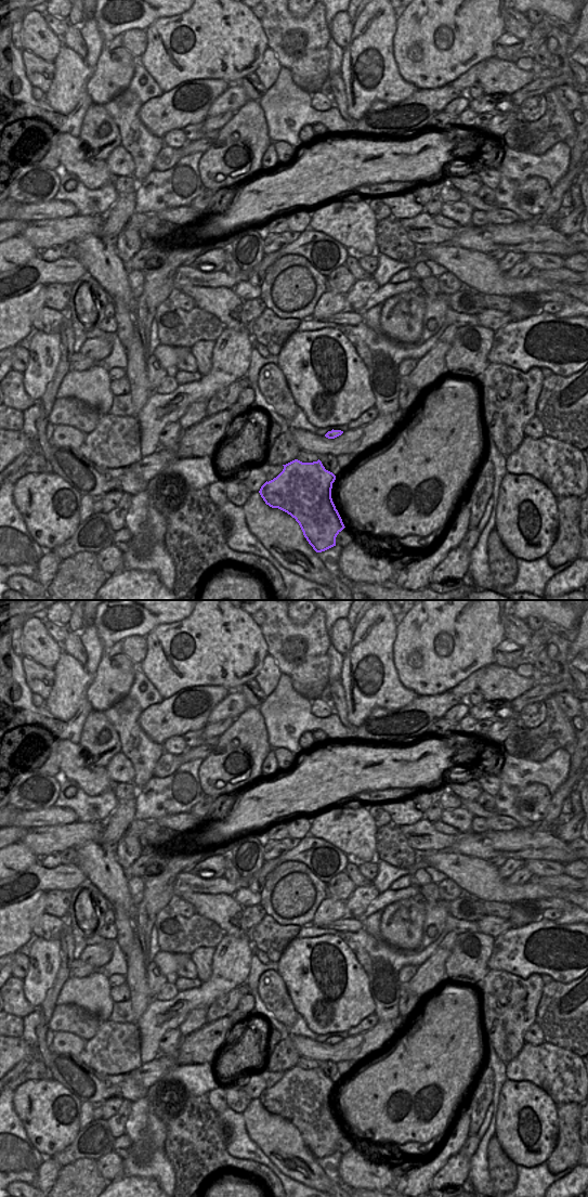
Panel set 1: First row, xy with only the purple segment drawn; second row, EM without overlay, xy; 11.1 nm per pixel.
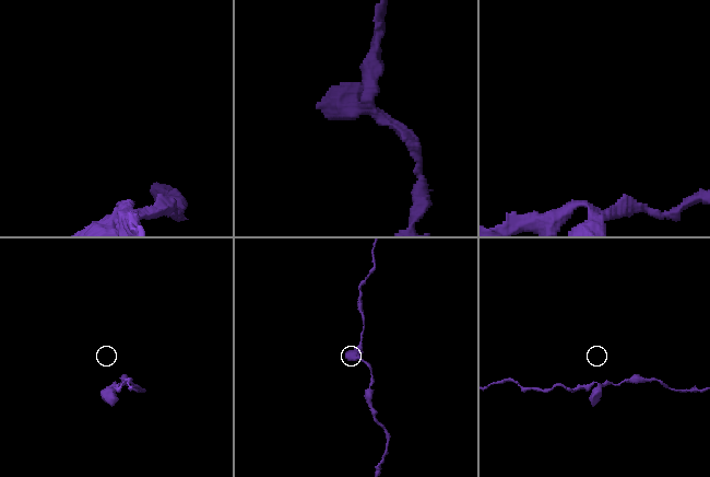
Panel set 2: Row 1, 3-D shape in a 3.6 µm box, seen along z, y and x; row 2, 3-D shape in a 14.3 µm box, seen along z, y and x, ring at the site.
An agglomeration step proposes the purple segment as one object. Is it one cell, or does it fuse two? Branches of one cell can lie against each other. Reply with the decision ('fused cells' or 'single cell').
single cell

